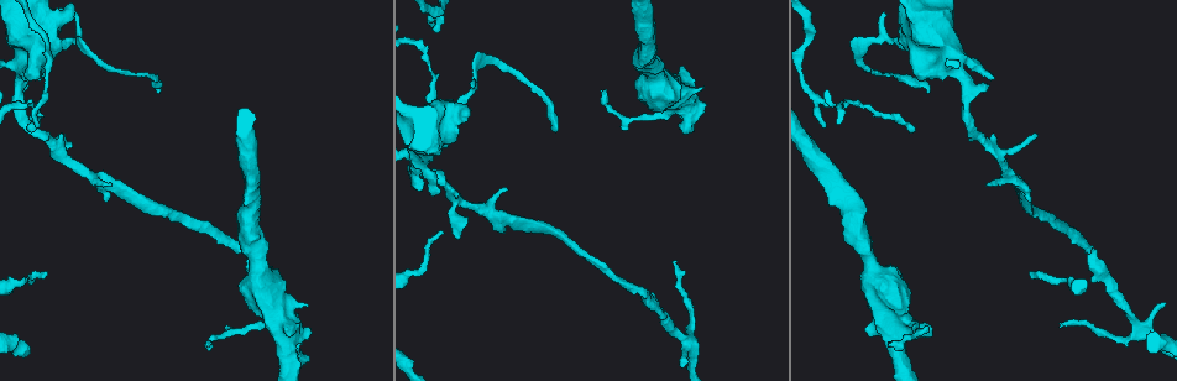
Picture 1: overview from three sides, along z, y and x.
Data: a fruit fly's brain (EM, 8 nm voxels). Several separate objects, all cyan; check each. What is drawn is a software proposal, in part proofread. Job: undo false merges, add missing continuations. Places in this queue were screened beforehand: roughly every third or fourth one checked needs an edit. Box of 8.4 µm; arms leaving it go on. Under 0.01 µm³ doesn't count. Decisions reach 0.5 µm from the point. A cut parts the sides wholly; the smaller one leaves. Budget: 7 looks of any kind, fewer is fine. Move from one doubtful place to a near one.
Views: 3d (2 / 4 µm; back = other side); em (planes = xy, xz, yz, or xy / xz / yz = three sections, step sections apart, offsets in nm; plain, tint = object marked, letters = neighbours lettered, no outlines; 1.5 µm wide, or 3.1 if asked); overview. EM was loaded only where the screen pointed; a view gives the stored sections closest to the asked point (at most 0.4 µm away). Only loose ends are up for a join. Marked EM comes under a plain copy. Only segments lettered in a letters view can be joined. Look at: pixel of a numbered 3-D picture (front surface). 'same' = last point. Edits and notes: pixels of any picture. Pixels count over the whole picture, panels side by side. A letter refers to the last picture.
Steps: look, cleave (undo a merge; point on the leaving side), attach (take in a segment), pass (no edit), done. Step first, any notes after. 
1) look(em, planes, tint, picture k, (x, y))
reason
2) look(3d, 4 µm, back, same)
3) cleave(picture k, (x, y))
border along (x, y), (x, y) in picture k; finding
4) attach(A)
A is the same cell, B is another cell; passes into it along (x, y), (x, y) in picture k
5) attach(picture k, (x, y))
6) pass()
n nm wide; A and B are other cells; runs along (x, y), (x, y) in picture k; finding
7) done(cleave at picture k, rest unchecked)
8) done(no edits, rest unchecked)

look(em, yz, step 8, letters, picture 1, (472, 67))
abrupt turn

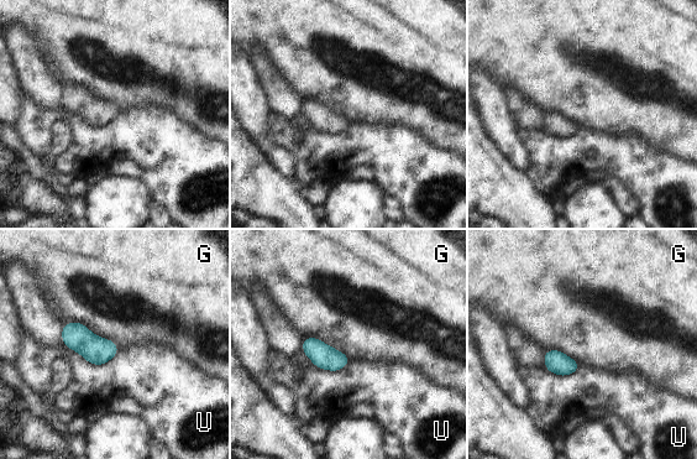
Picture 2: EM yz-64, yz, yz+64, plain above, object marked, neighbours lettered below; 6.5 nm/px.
look(em, xz, step 4, letters, same)

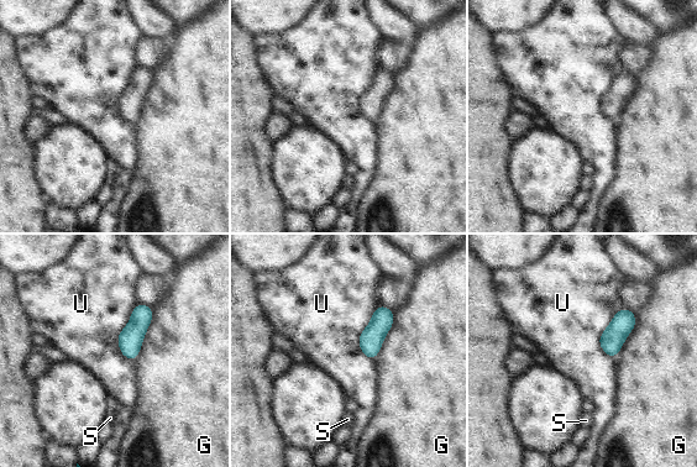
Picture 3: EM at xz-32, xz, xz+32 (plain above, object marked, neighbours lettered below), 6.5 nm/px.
pass()
G, S and U are other cells; border along (137, 304), (118, 336), (131, 361) in picture 3; all the same neuron

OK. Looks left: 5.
look(em, xy, step 4, letters, picture 1, (209, 347))
branch stops here

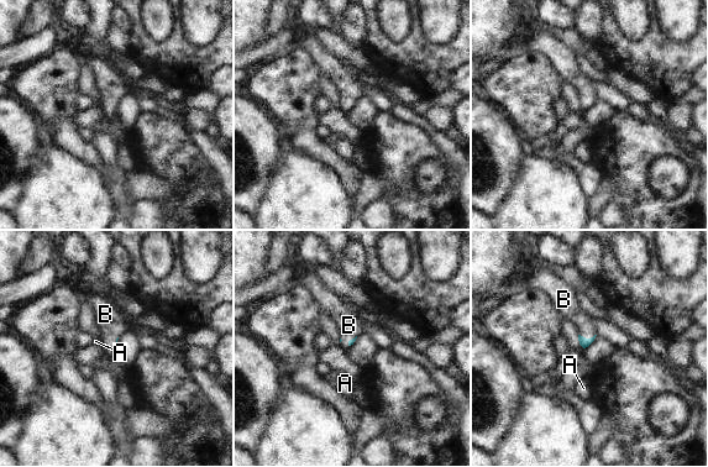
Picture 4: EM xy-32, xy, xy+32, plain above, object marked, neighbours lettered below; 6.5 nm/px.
look(em, planes, letters, same)

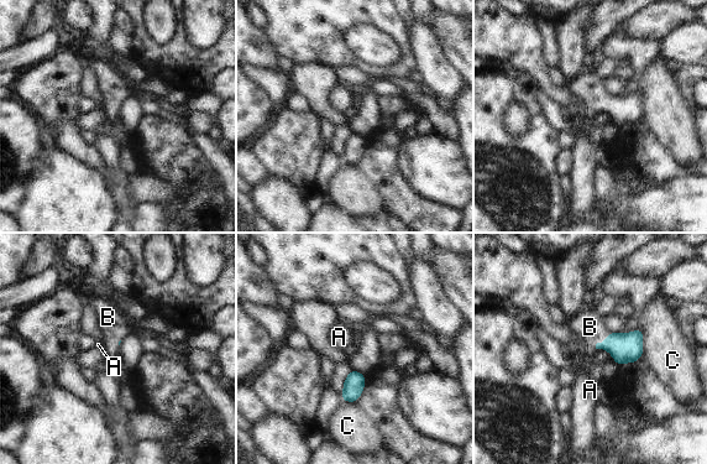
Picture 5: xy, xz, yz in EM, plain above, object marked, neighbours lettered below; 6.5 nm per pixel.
attach(B)
B is the same cell, A and C are other cells; passes into it along (624, 348), (603, 340), (590, 327) in picture 5; it goes on there

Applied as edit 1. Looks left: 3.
look(overview)
see it whole again

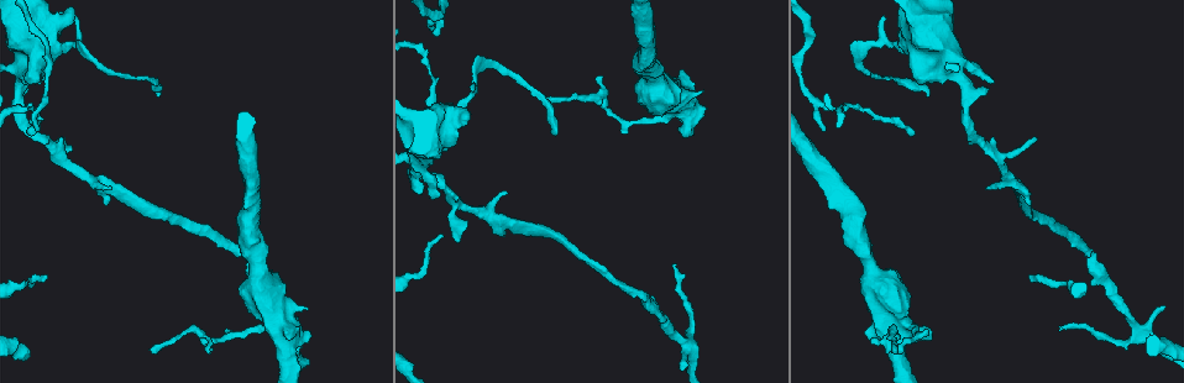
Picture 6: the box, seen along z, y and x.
look(em, xy, step 4, letters, picture 6, (681, 368))
free end

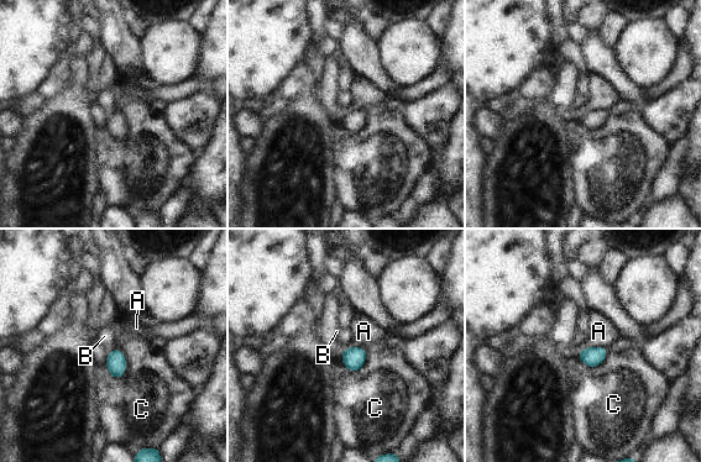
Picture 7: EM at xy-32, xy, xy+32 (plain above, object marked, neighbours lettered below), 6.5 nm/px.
look(em, planes, letters, same)
another direction

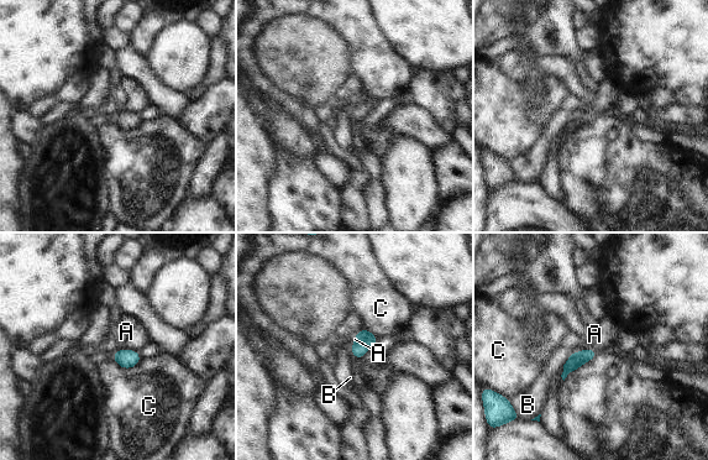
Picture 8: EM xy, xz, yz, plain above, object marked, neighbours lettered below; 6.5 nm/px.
pass()
A, B and C are other cells; border along (116, 349), (137, 351) in picture 8; none of them fits

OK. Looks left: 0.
done(attach at picture 5, rest unchecked)

